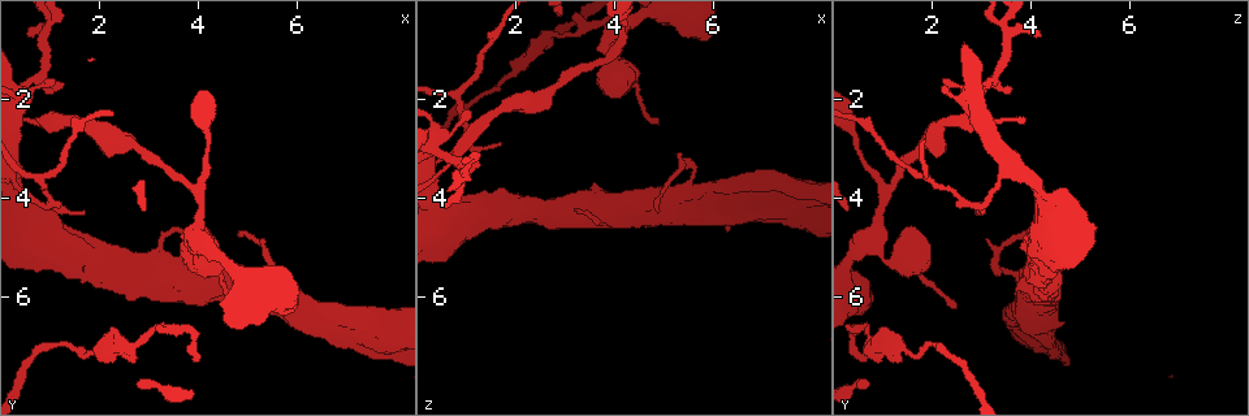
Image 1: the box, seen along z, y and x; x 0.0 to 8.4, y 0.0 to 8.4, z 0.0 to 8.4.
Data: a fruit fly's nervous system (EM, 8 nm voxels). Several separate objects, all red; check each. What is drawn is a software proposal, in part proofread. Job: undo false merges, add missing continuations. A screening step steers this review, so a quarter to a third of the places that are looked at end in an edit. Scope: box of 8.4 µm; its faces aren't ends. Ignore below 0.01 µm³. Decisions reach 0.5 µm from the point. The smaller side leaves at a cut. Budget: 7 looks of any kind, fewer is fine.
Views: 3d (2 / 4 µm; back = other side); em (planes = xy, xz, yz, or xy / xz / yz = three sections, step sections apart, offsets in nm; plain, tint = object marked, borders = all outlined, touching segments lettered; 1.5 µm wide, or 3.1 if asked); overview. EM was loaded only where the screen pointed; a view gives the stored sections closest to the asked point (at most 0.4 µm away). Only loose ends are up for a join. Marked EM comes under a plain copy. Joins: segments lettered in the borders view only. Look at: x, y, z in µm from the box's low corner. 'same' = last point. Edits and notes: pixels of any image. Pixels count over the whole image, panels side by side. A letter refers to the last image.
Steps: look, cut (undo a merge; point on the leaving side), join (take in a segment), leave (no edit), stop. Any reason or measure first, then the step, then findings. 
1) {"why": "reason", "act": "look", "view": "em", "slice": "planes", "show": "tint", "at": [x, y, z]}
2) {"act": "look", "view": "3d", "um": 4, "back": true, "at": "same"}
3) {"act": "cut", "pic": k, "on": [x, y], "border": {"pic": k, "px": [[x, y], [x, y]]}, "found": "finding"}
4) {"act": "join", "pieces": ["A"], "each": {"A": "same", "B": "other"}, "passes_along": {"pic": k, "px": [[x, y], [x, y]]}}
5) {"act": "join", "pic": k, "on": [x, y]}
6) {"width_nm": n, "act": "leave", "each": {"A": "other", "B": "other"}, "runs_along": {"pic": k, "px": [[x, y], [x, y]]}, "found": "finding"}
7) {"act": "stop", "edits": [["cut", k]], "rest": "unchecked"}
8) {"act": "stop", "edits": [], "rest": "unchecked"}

{"why": "sharp bend", "act": "look", "view": "3d", "um": 2, "at": [3.95, 4.80, 0.75]}

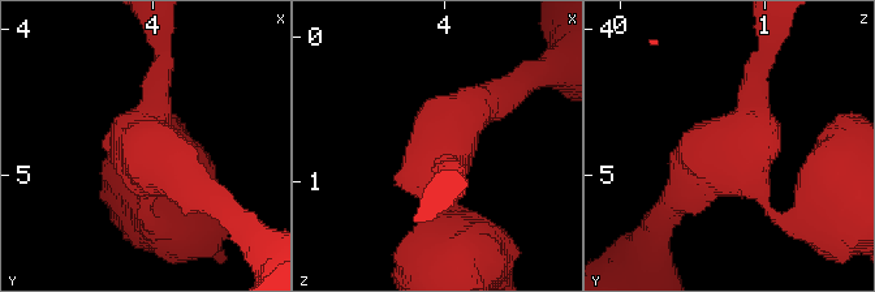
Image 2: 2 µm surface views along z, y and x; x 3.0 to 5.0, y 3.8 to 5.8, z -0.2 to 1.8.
{"arms": 3, "arm_widths_nm": [180, 220, 240], "why": "shape alone is not enough", "act": "look", "view": "em", "slice": "xy", "step": 4, "show": "tint", "at": [3.98, 4.82, 0.74]}

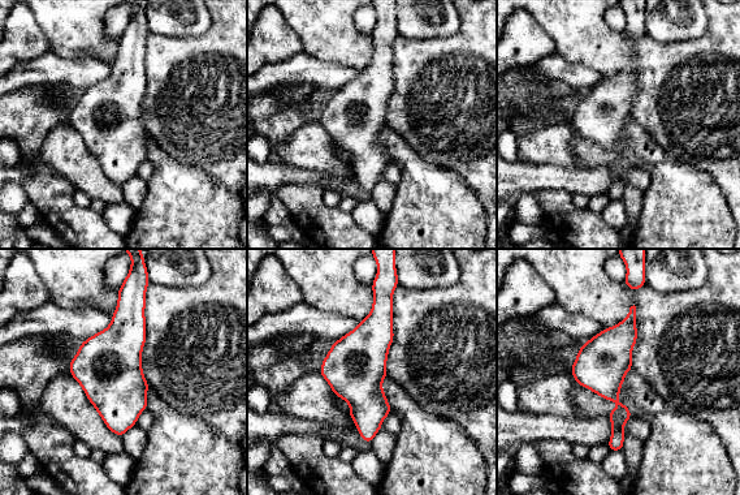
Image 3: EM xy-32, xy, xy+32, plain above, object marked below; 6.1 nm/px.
{"act": "look", "view": "em", "slice": "xz", "step": 8, "show": "borders", "at": "same"}

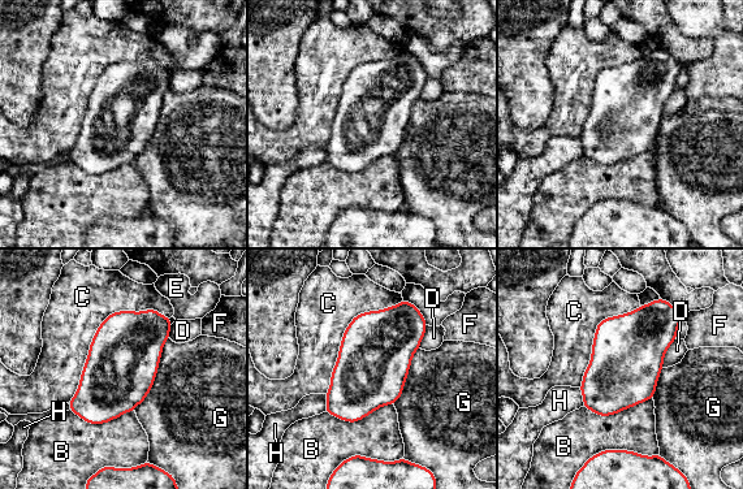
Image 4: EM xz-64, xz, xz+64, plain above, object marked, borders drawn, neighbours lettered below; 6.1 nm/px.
{"width_nm": 440, "act": "leave", "each": {"B": "other", "C": "other", "D": "other", "E": "other", "F": "other", "G": "other", "H": "other"}, "border": {"pic": 4, "px": [[169, 338], [150, 392], [133, 410]]}, "found": "one cell here"}

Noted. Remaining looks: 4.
{"why": "branch stops here", "act": "look", "view": "em", "slice": "xz", "step": 8, "show": "tint", "at": [4.00, 7.30, 0.65]}

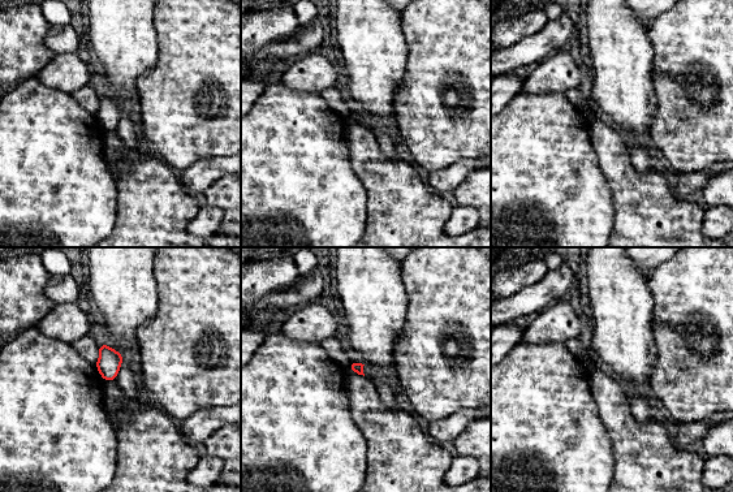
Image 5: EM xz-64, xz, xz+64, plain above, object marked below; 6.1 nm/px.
{"why": "another direction", "act": "look", "view": "em", "slice": "planes", "show": "borders", "at": "same"}

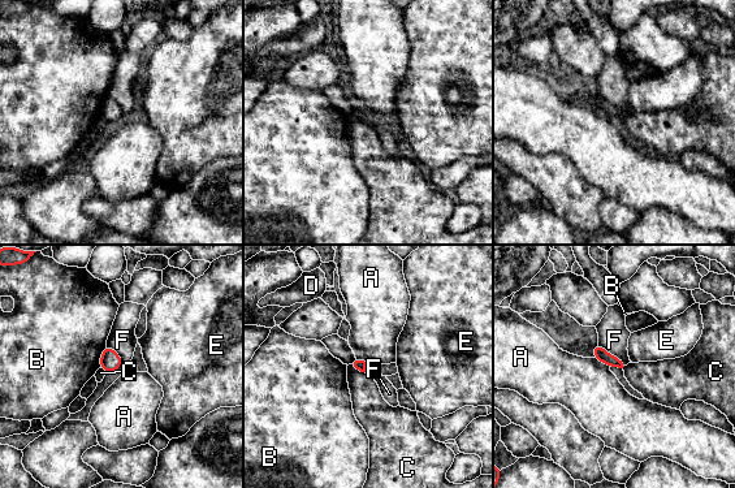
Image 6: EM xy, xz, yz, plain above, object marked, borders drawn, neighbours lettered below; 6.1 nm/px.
{"longest_contact_nm": ["F", 220], "act": "leave", "each": {"A": "other", "B": "other", "C": "other", "D": "other", "E": "other", "F": "other"}, "found": "no lettered segment goes on from it"}

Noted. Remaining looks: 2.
{"why": "free end", "act": "look", "view": "3d", "um": 2, "at": [1.05, 1.60, 2.20]}

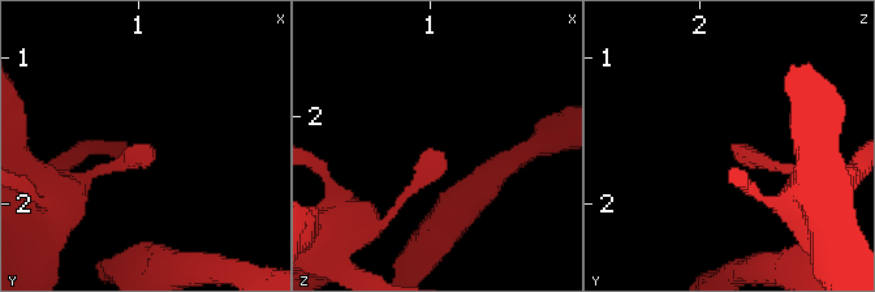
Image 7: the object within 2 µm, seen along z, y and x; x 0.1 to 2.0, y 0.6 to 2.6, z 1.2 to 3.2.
{"act": "look", "view": "em", "slice": "planes", "show": "borders", "at": [1.04, 1.60, 2.24]}

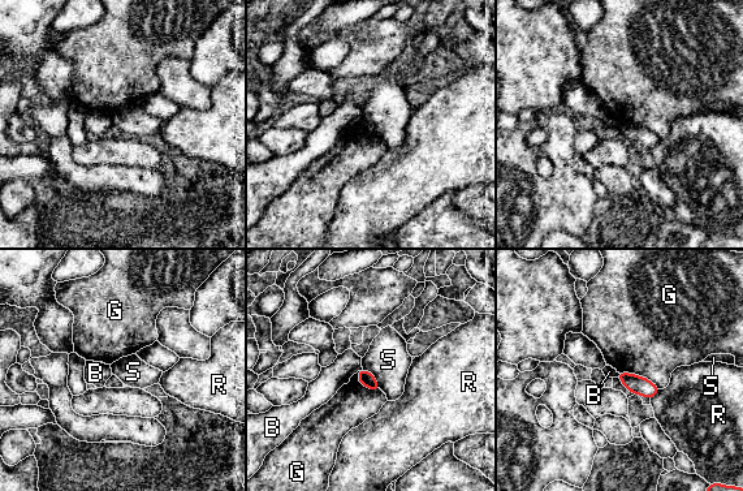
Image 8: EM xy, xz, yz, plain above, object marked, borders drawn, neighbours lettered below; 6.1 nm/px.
{"act": "leave", "each": {"B": "other", "G": "other", "R": "other", "S": "other"}, "border": {"pic": 8, "px": [[363, 367], [375, 378], [380, 388]]}, "found": "no lettered segment goes on from it"}

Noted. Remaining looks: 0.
{"act": "stop", "edits": [], "rest": "unchecked"}

